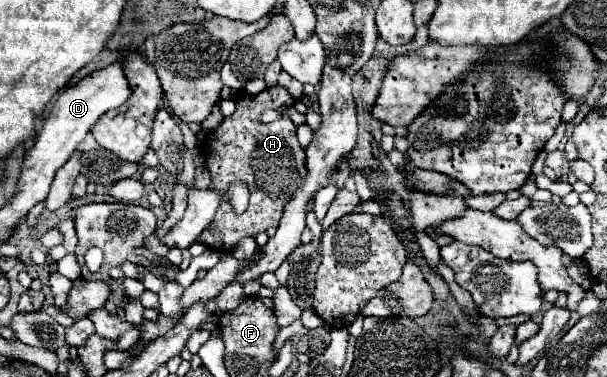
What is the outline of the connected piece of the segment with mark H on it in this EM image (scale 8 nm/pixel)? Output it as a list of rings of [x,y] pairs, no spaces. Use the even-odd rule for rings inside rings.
[[[271,86],[255,96],[241,96],[235,102],[237,110],[225,118],[207,138],[207,168],[211,172],[209,188],[225,194],[229,182],[241,180],[249,186],[251,200],[247,212],[241,216],[233,212],[229,202],[221,202],[207,232],[197,238],[197,242],[217,252],[231,252],[241,238],[257,236],[271,226],[279,226],[281,210],[285,208],[285,202],[289,202],[289,194],[297,190],[301,174],[305,174],[305,150],[297,142],[295,124],[291,118],[281,116],[271,124],[259,122],[261,112],[267,108],[281,110],[283,106],[293,106],[295,98],[289,94],[289,90],[283,86]]]

